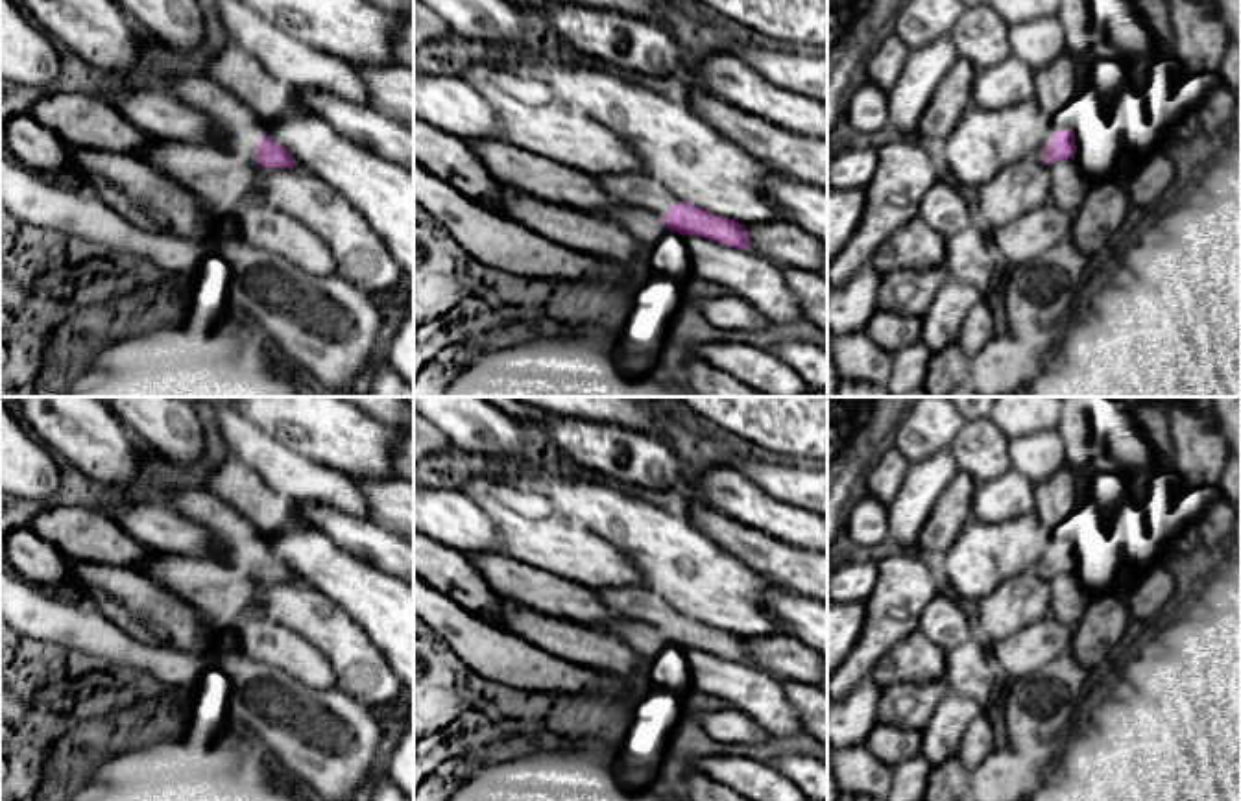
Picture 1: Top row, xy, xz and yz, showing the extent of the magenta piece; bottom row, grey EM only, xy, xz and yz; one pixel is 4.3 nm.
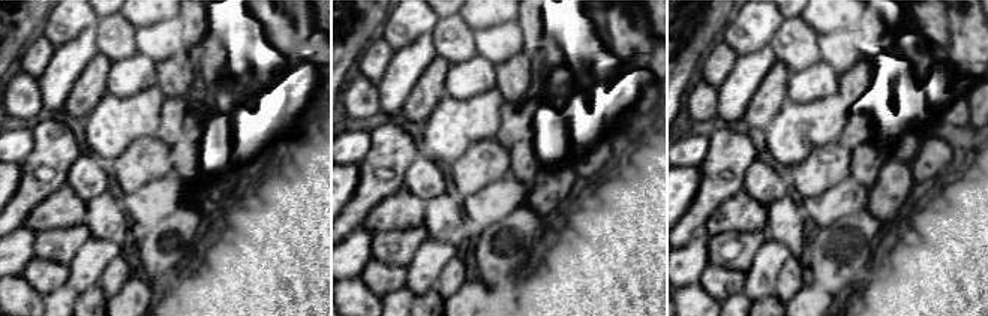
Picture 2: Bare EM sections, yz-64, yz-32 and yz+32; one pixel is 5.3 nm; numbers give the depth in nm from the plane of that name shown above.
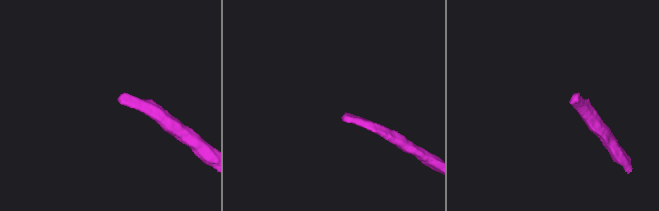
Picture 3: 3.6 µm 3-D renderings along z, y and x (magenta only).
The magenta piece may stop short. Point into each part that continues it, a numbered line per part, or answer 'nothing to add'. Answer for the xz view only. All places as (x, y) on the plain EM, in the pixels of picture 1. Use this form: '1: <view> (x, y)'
1: xz (639, 604)

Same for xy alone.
1: xy (239, 541)

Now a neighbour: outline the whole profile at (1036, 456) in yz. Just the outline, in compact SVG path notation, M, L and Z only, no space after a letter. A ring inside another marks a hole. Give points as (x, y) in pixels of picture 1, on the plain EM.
M1060 428L1008 437L1008 454L1012 469L1021 472L1032 485L1042 484L1071 460Z

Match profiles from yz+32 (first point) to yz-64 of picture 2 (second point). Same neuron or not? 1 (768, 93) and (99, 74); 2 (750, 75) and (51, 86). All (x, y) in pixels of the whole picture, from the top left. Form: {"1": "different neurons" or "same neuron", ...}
{"1": "same neuron", "2": "same neuron"}

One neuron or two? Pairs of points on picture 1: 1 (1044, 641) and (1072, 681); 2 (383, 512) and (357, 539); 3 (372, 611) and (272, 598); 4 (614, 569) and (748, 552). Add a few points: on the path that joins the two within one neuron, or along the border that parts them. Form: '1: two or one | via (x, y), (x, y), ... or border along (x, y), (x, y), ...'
1: two | border along (1070, 652), (1016, 678)
2: two | border along (368, 519), (394, 534)
3: one | via (348, 608), (340, 604), (296, 604)
4: two | border along (698, 528), (769, 580)

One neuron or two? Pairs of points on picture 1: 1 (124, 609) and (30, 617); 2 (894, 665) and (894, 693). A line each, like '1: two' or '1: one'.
1: two
2: two

